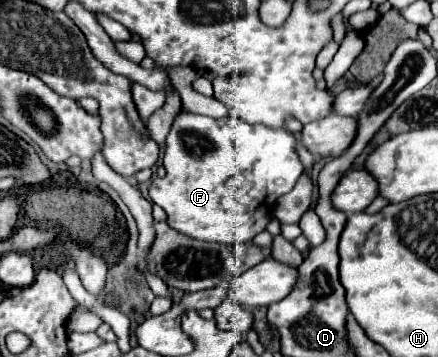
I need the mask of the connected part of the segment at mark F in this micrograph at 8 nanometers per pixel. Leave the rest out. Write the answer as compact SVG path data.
M182 111L174 119L172 129L166 137L166 175L152 179L150 197L156 205L160 205L166 211L166 223L184 235L224 245L252 241L256 233L266 229L270 213L266 203L274 203L280 195L288 193L296 185L298 177L304 173L294 145L296 137L284 129L250 125L238 119L236 115L230 115L228 119L212 119L206 115Z

